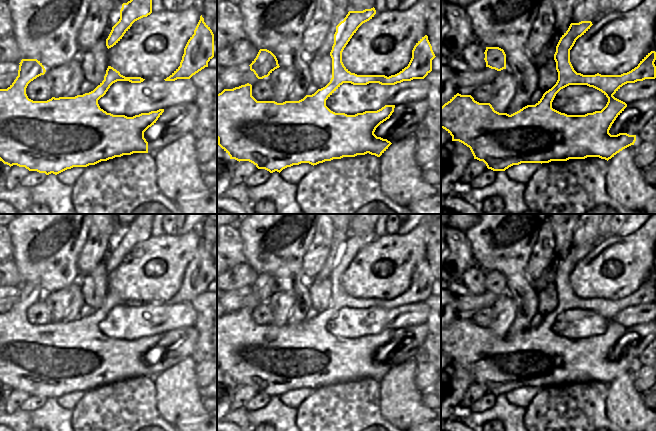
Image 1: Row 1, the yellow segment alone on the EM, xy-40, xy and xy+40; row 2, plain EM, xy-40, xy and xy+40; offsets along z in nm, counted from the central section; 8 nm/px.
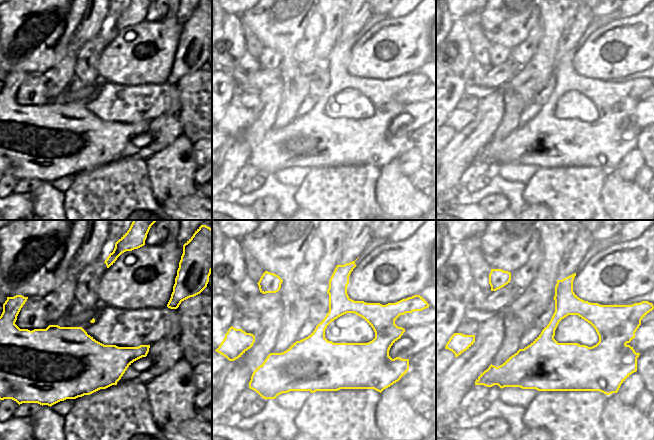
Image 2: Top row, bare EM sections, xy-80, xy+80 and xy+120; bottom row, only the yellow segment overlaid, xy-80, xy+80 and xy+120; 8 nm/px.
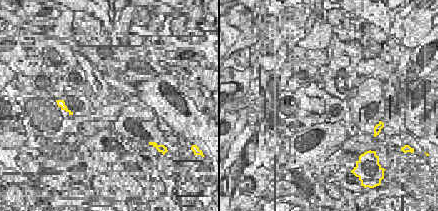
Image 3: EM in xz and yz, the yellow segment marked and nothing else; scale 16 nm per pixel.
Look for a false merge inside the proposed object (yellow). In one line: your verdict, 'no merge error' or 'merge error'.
no merge error

